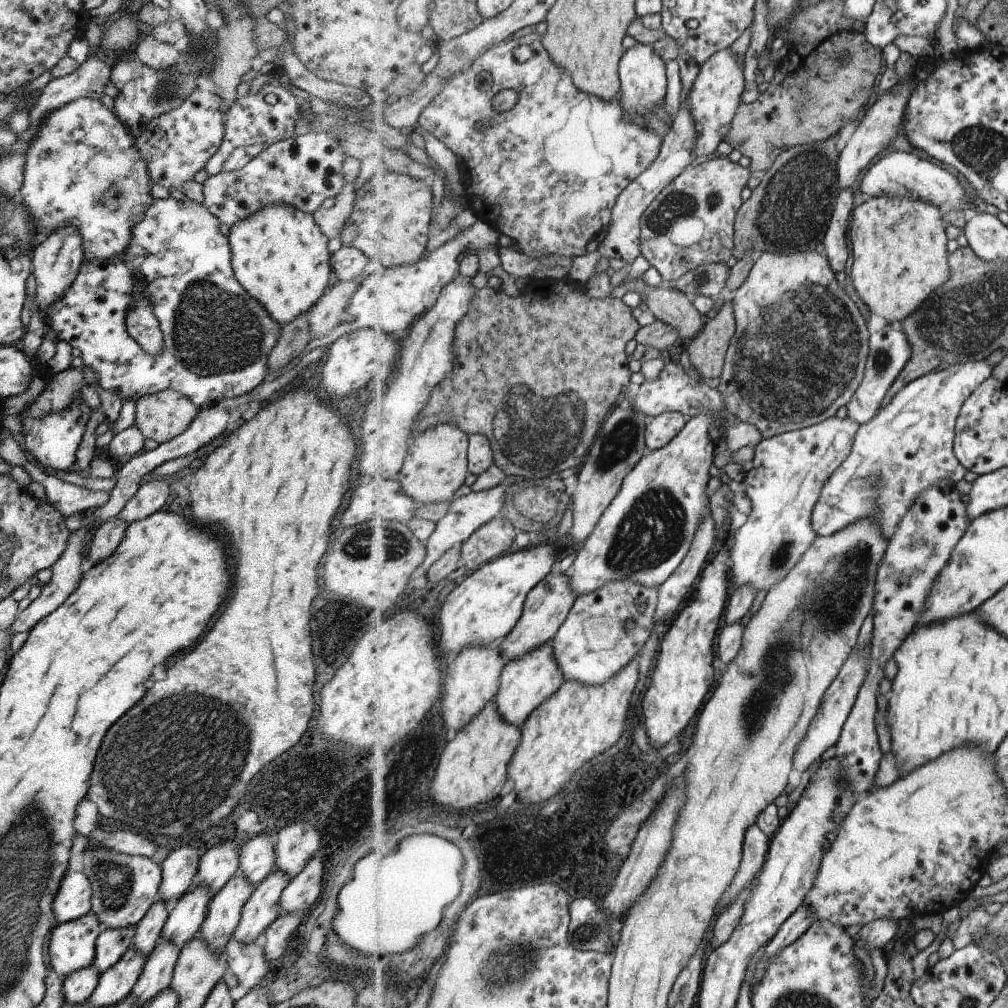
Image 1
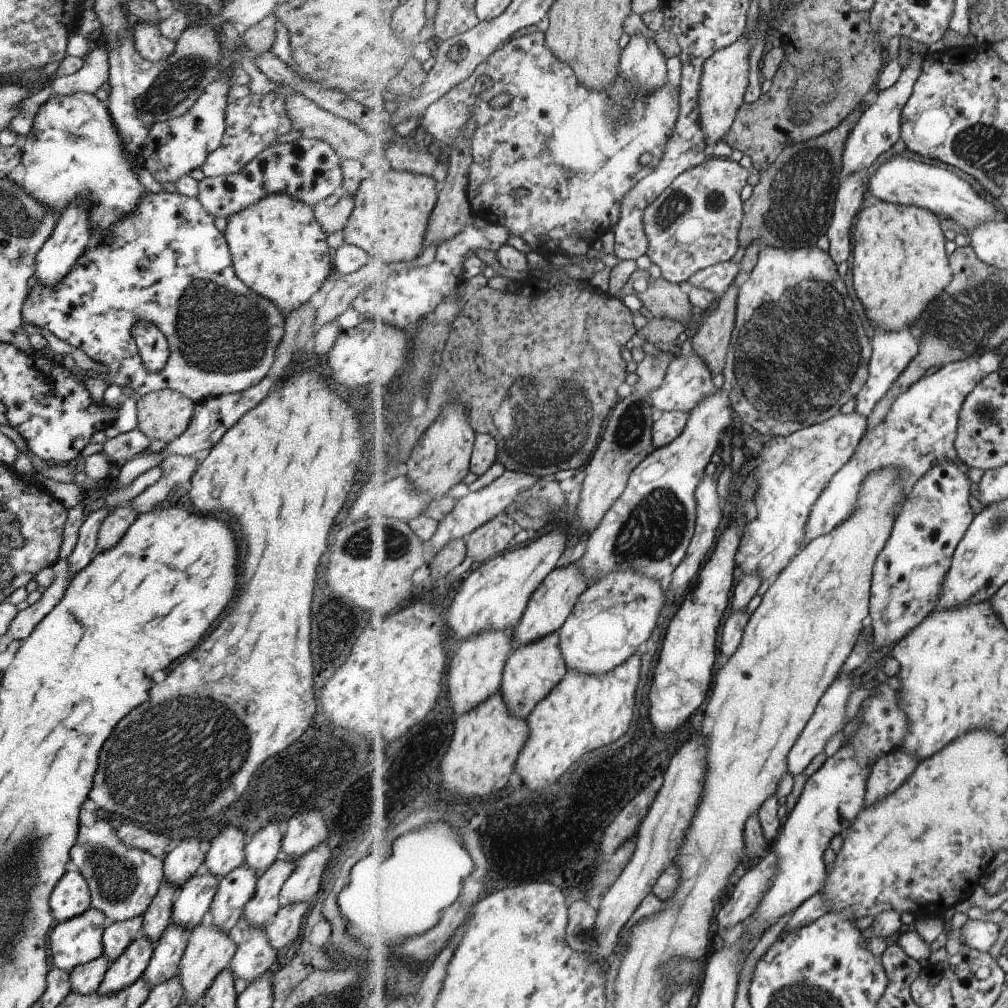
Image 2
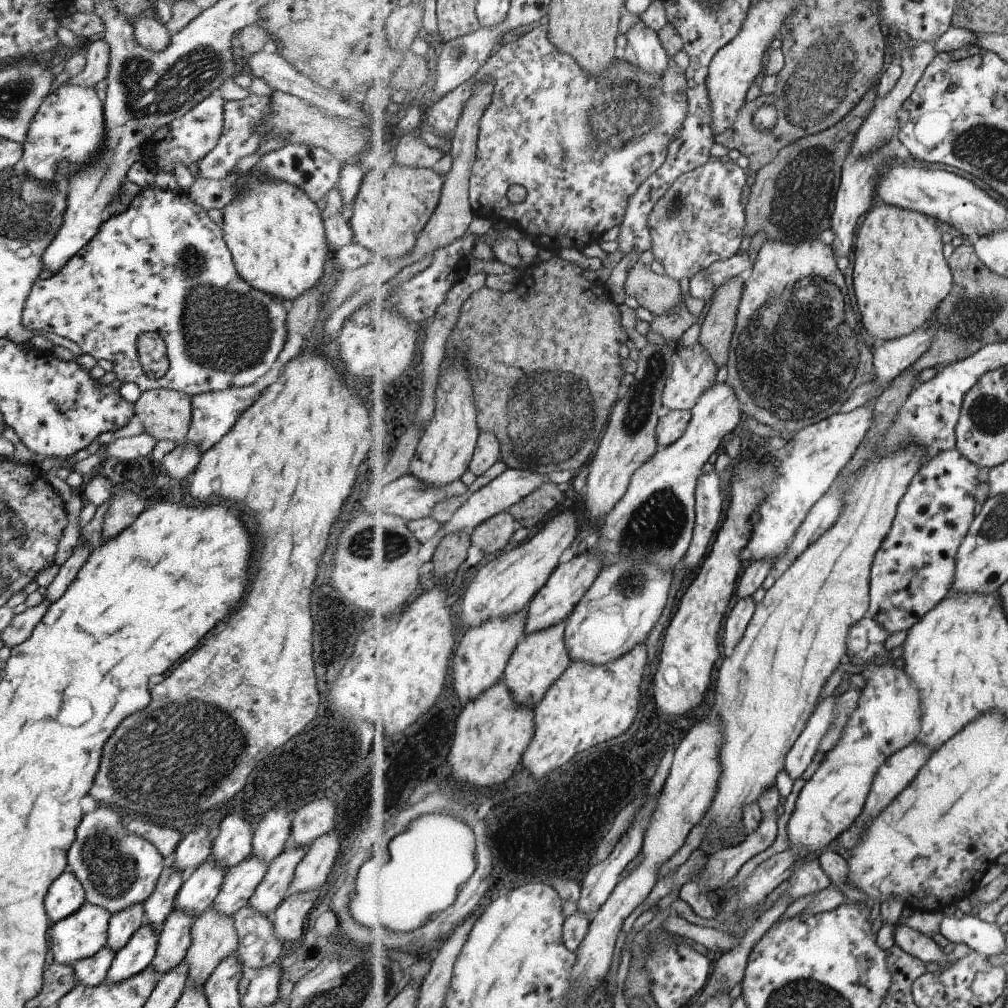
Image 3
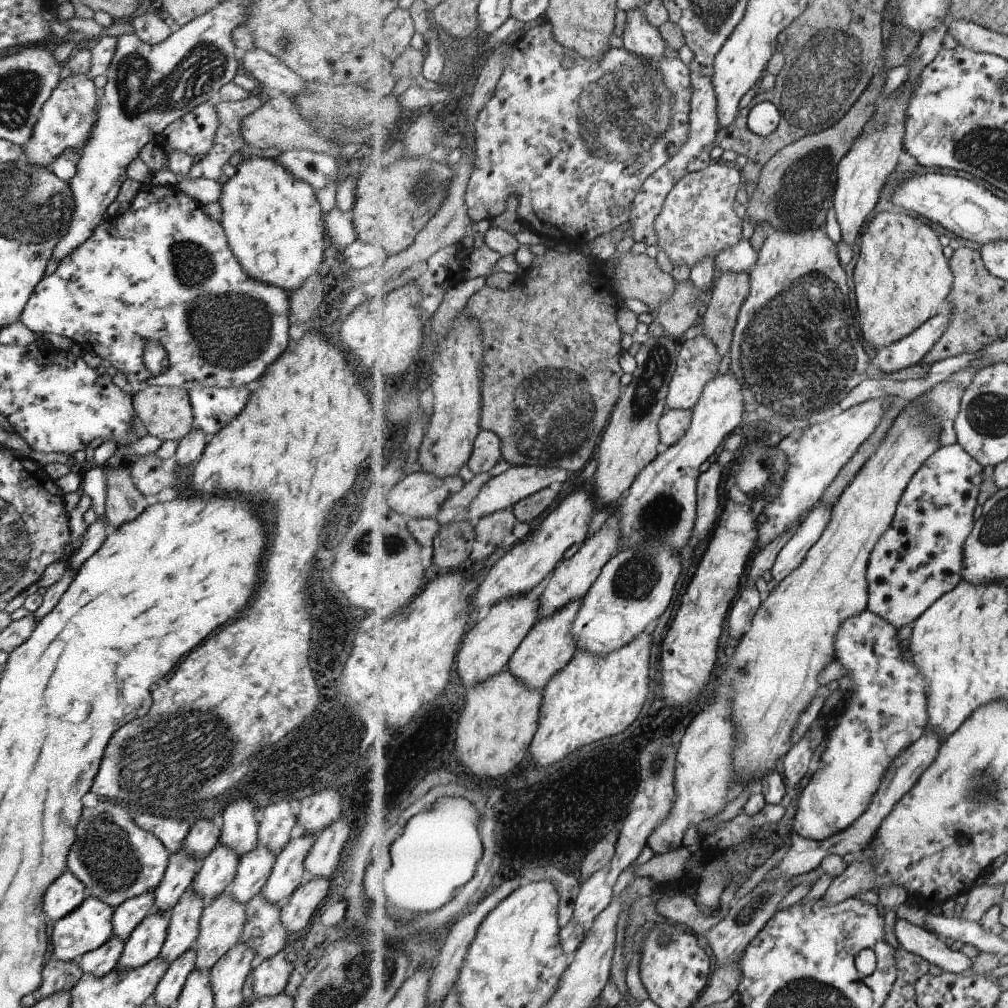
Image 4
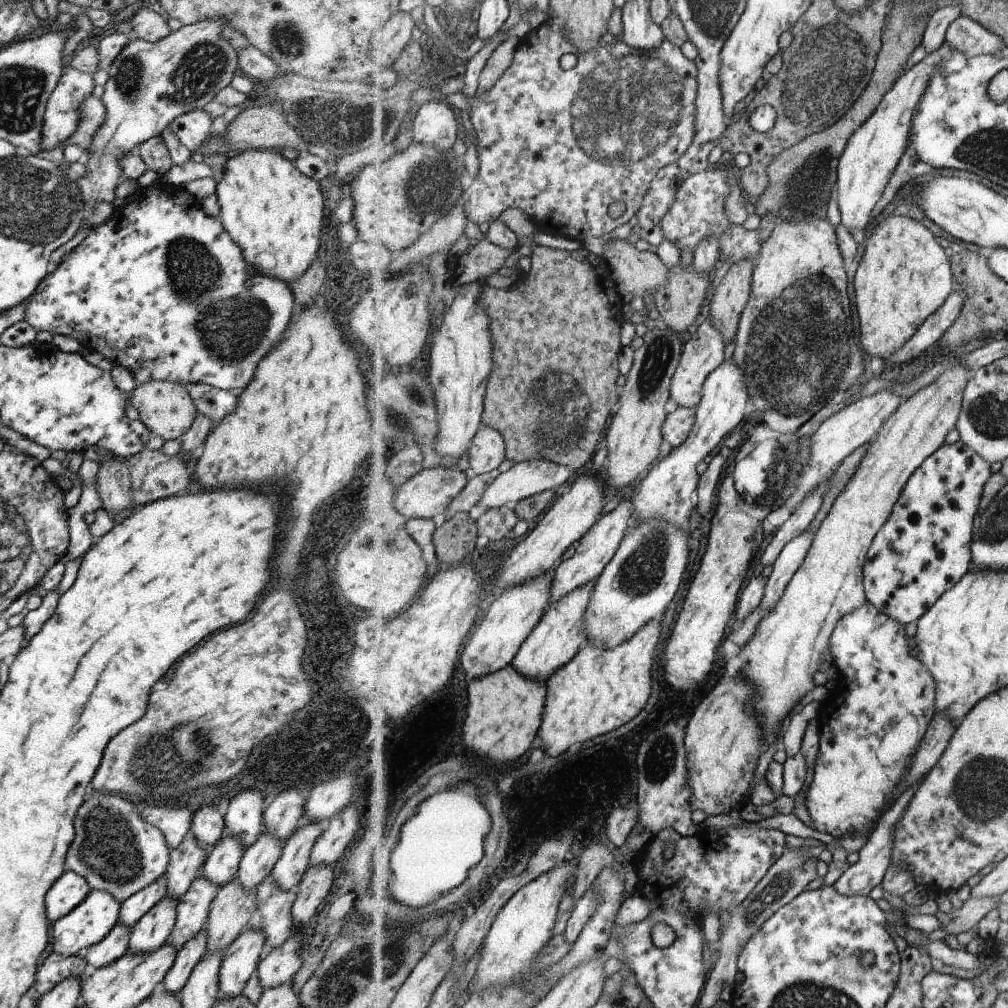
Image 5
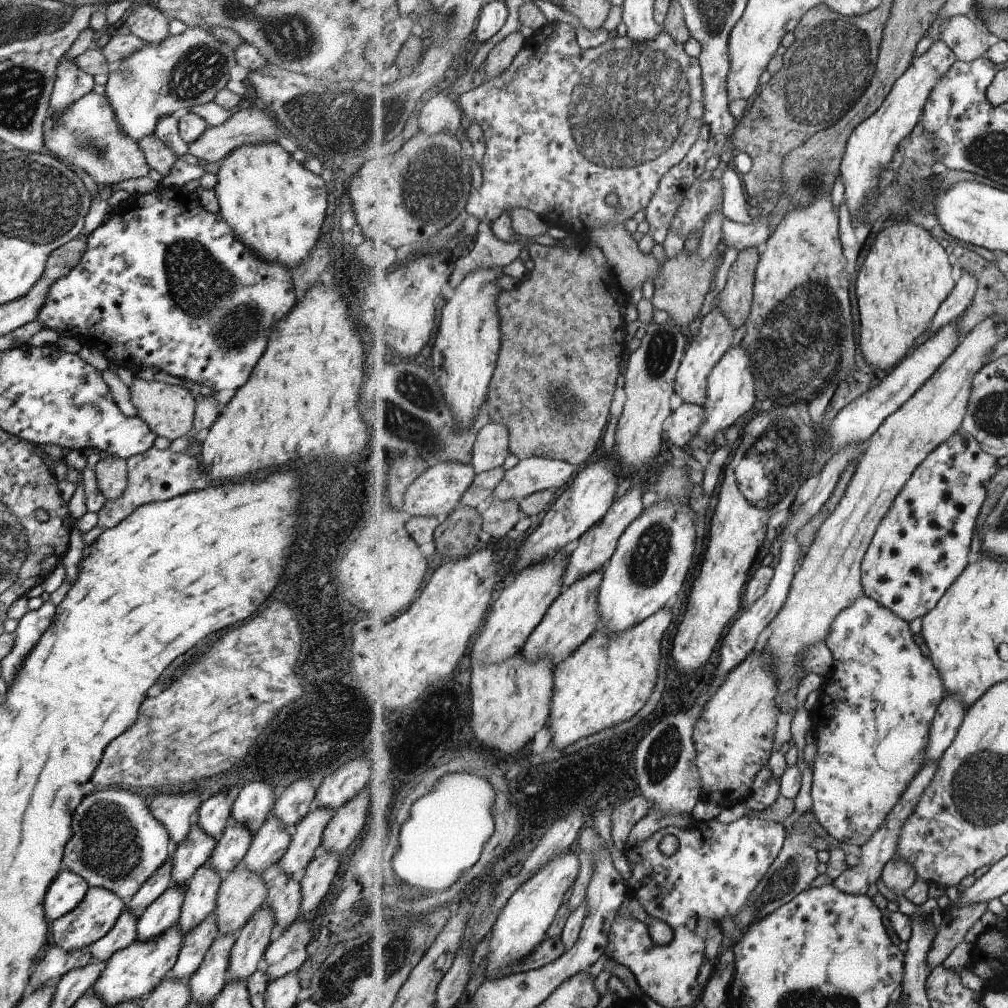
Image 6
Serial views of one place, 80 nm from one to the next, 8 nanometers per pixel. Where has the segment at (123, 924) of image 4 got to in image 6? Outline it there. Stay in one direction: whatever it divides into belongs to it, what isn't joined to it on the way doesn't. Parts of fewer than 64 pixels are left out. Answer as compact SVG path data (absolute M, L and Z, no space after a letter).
M171 842L168 844L170 853L167 856L167 860L161 864L161 868L157 868L155 874L151 874L151 877L143 882L138 892L129 901L125 902L124 906L129 908L129 912L131 912L133 916L137 917L142 913L157 896L161 896L171 885L171 852L174 847L175 845Z

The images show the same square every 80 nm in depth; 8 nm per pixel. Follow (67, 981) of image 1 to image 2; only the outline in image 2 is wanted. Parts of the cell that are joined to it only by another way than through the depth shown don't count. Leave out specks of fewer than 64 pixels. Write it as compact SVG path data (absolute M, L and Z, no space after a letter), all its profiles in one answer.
M98 956L85 964L74 966L69 972L71 991L86 995L95 992L108 967L108 958Z

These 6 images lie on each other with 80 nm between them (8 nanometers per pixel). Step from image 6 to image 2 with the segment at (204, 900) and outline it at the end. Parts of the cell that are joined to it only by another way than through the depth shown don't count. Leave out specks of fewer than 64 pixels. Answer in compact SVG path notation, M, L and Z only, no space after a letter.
M169 923L165 927L153 944L153 952L141 976L150 988L175 975L186 942L187 937L182 926Z

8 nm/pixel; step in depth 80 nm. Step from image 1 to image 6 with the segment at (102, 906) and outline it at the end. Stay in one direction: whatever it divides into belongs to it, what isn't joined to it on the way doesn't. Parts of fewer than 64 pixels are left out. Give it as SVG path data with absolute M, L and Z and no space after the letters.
M109 788L85 796L73 812L71 828L73 836L63 850L61 868L81 876L88 887L113 892L123 902L139 891L170 853L167 830L149 814L143 796L127 790Z

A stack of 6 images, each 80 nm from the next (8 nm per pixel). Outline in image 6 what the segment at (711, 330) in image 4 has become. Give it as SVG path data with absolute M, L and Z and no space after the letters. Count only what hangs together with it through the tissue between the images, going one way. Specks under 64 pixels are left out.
M749 247L738 253L728 272L726 285L719 294L719 307L736 328L746 324L752 314L760 256L757 247Z

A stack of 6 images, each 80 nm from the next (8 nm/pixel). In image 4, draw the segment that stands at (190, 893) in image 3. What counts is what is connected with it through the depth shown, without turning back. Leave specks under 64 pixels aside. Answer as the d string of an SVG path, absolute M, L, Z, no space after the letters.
M217 844L201 860L191 881L195 894L201 895L204 904L223 894L235 876L238 854L224 844Z

